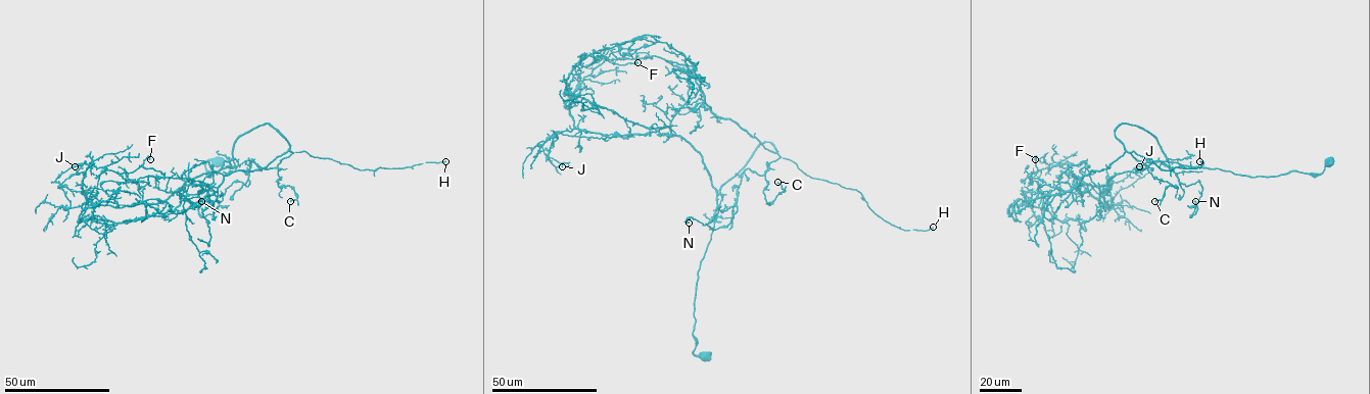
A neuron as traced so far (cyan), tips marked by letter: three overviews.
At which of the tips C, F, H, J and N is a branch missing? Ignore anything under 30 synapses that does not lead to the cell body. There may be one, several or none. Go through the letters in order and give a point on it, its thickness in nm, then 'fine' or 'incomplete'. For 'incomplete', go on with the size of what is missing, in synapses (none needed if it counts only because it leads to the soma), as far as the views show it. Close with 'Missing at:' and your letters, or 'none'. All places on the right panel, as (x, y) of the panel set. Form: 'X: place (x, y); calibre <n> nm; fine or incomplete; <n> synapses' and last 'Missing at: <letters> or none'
C: place (1154, 201); calibre 190 nm; fine
F: place (1035, 159); calibre 220 nm; fine
H: place (1199, 161); calibre 190 nm; incomplete; 110 synapses
J: place (1139, 166); calibre 140 nm; fine
N: place (1195, 201); calibre 280 nm; fine
Missing at: H

